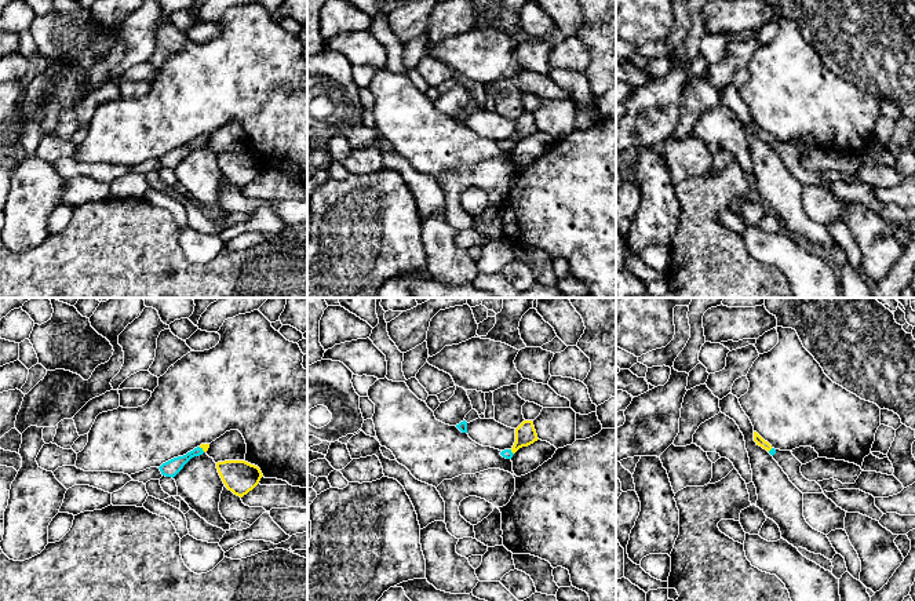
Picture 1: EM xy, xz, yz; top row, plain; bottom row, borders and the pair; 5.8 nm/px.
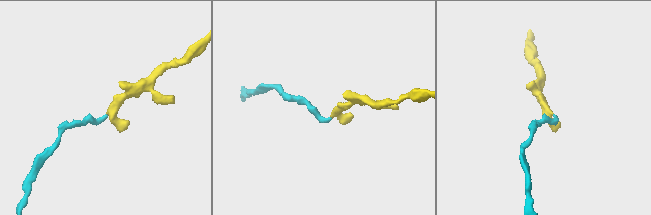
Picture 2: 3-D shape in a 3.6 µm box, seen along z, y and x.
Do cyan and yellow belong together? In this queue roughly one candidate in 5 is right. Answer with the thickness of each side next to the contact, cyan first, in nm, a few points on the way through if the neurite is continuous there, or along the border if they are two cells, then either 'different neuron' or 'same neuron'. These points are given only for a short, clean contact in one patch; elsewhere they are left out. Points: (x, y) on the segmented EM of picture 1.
100 nm thick on the cyan side, 40 nm on the other; runs through xy (170, 469), (201, 448), (204, 447); same neuron

